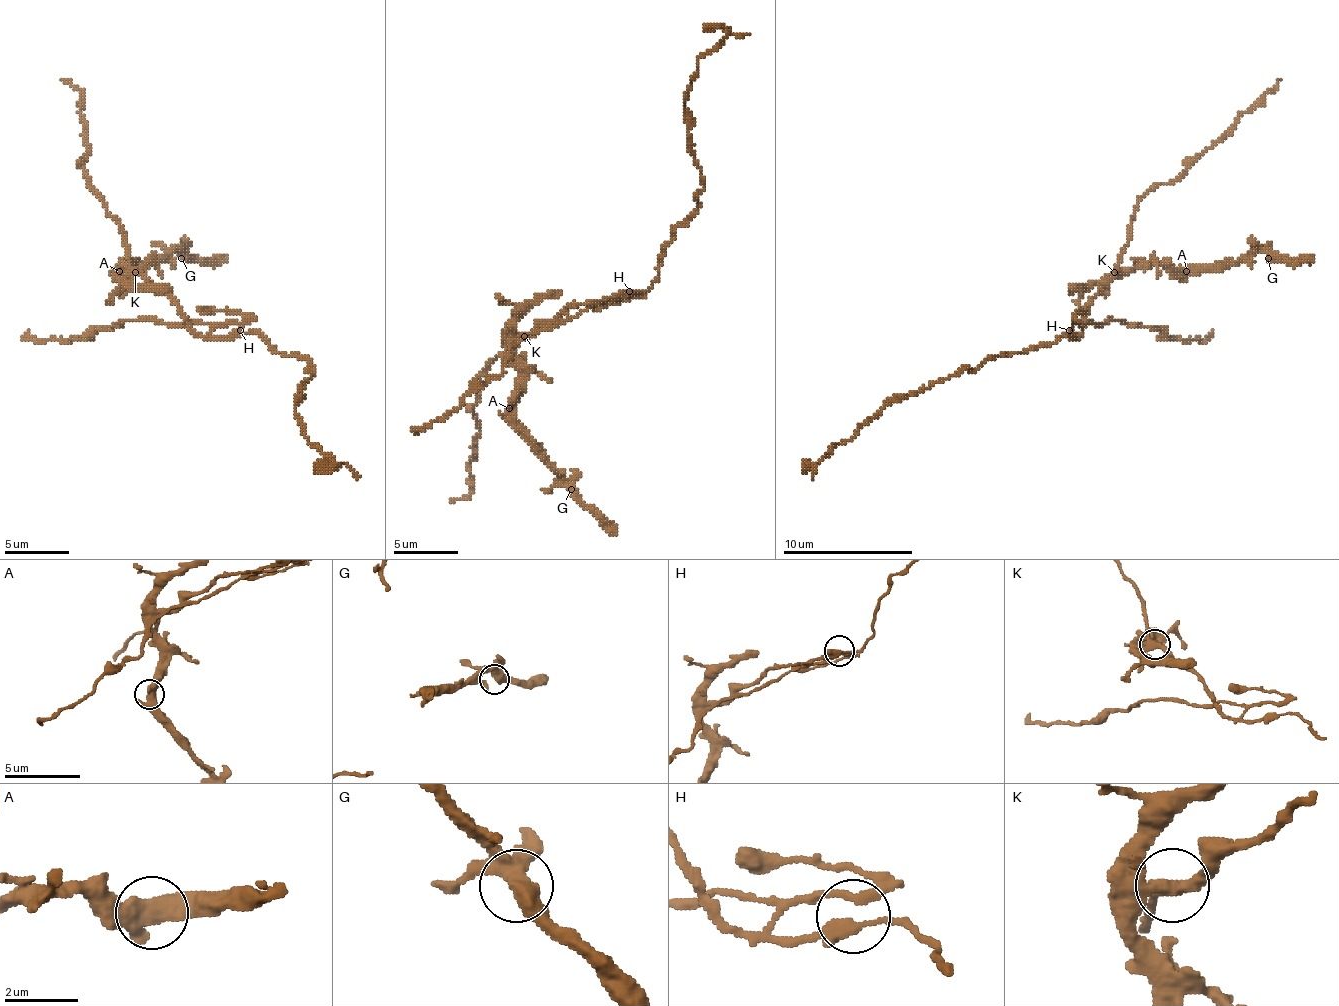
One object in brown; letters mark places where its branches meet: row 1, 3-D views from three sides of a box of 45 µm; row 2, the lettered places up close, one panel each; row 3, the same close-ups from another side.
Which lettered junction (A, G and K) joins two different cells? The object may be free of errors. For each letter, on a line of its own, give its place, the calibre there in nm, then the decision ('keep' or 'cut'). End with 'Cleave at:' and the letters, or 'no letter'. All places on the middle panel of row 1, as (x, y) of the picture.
A: place (509, 408); calibre 460 nm; keep
G: place (571, 489); calibre 400 nm; keep
K: place (524, 336); calibre 340 nm; cut
Cleave at: K

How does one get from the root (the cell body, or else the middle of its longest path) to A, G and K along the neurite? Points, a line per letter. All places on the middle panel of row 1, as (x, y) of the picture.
A: (603, 301), (571, 304), (554, 320), (545, 320), (528, 336), (515, 340), (519, 395), (509, 408)
G: (603, 301), (571, 304), (528, 336), (519, 336), (512, 346), (519, 369), (515, 427), (571, 483), (571, 489)
K: (603, 301), (571, 304), (554, 320), (545, 320), (525, 336)

